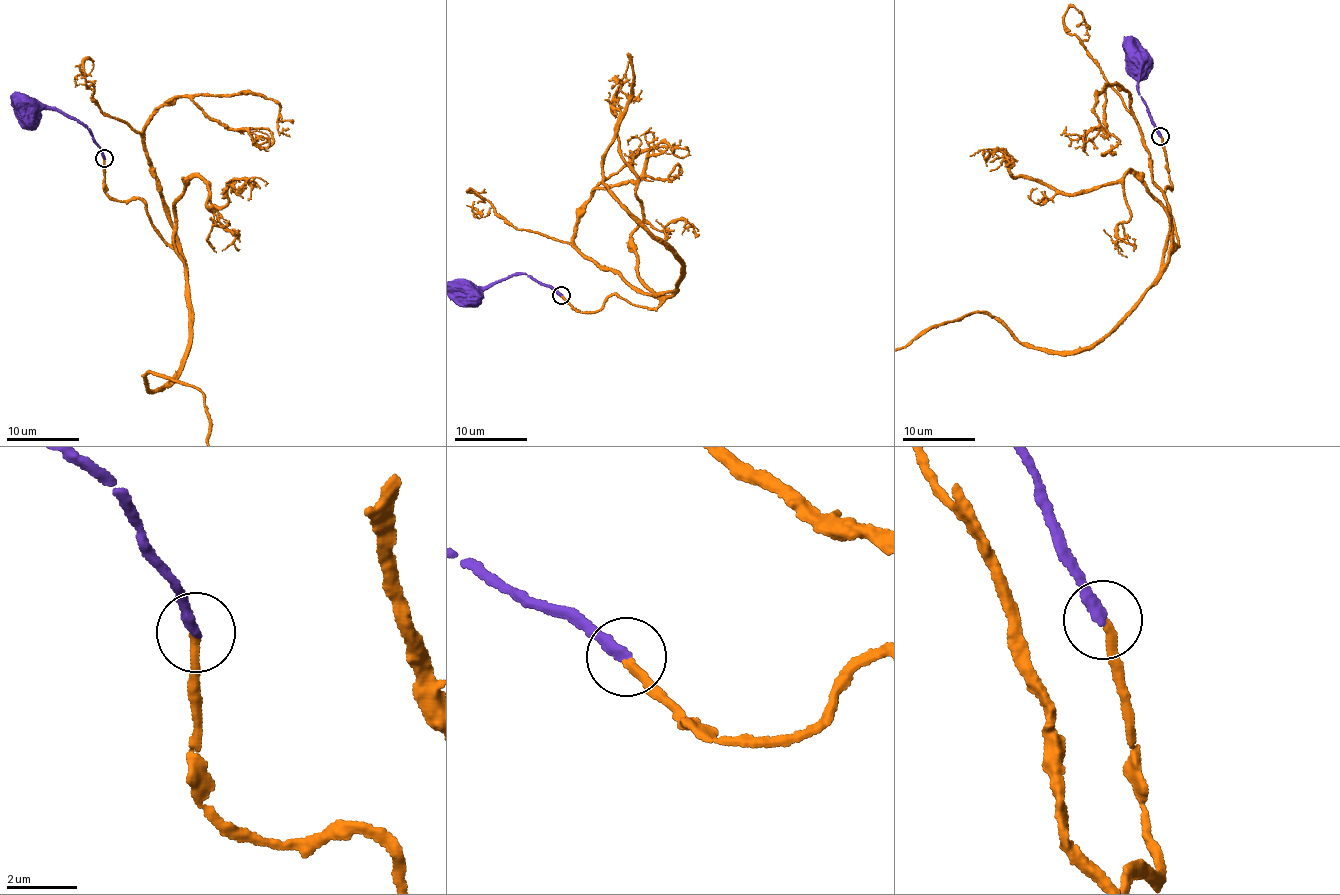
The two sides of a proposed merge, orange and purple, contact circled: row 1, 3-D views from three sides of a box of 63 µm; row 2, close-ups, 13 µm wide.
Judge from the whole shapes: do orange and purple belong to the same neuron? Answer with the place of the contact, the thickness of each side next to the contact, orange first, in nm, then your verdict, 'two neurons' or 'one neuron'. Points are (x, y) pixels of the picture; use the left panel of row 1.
place (104, 158); calibres 240 and 320 nm; one neuron

